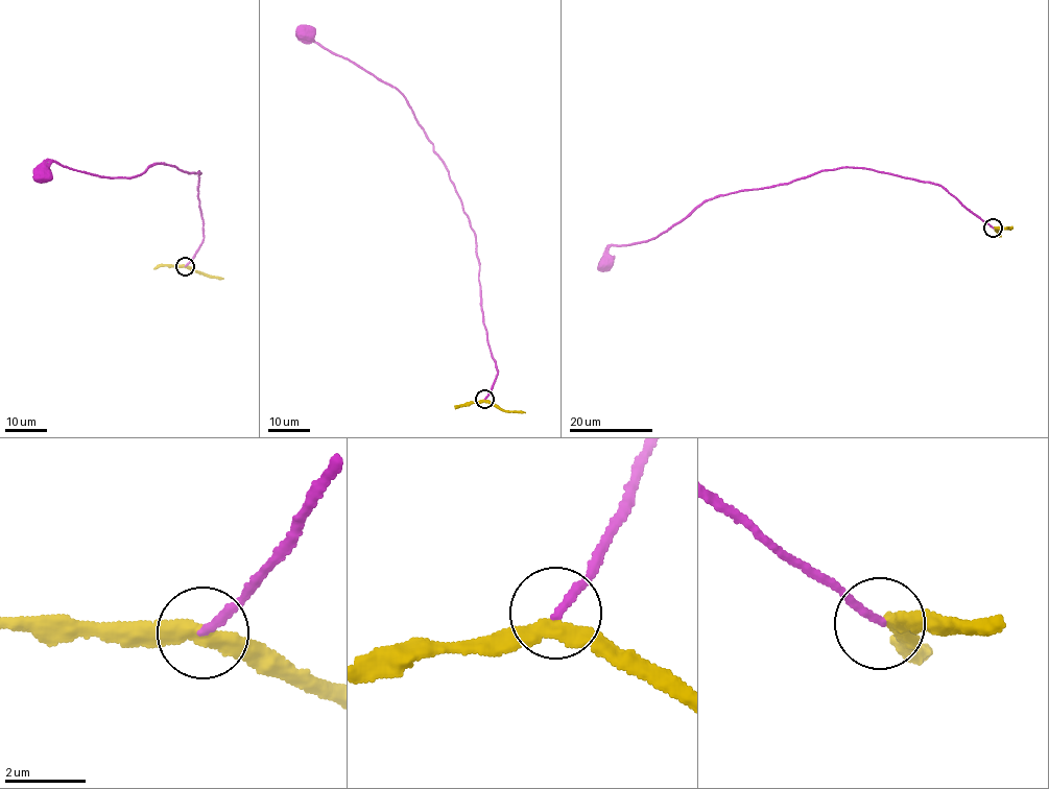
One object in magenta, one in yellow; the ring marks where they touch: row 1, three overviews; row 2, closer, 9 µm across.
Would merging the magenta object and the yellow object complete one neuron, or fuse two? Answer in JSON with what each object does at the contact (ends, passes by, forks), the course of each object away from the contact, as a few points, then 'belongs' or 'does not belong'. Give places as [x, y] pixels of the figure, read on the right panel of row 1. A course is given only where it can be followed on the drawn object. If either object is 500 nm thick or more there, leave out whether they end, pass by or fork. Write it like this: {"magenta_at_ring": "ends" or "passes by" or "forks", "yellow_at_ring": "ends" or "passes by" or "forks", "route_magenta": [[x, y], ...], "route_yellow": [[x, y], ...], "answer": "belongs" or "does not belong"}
{"magenta_at_ring": "ends", "yellow_at_ring": "passes by", "route_magenta": [[993, 228], [940, 186], [864, 168], [838, 167], [778, 185], [718, 194], [658, 236], [610, 246], [604, 262]], "route_yellow": [[994, 228], [1012, 226]], "answer": "does not belong"}

